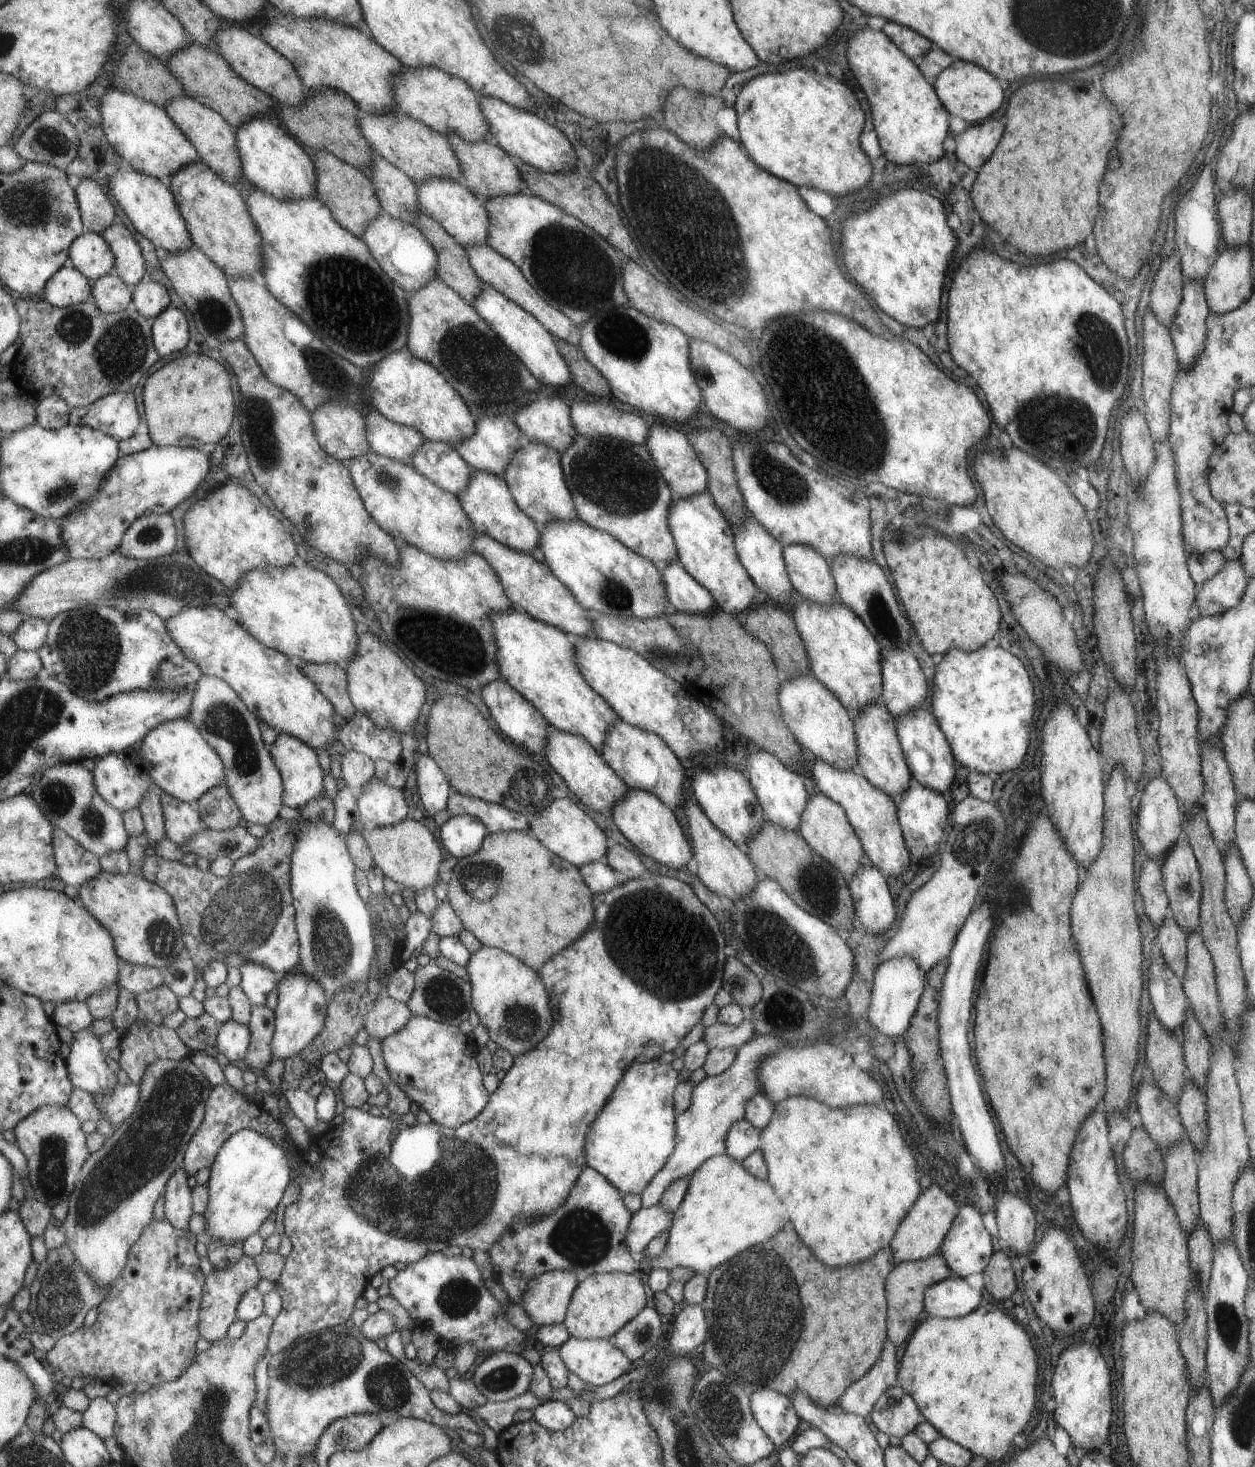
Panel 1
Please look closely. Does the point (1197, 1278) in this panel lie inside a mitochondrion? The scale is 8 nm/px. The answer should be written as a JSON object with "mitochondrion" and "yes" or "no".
{"mitochondrion":"no"}

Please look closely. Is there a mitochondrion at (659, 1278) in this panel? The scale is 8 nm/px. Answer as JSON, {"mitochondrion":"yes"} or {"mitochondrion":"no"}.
{"mitochondrion":"no"}

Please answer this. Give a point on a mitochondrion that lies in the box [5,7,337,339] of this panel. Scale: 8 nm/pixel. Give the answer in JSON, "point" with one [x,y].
{"point":[34,213]}

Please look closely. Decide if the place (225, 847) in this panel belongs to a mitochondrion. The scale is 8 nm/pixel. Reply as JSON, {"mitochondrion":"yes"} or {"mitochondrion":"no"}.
{"mitochondrion":"yes"}

